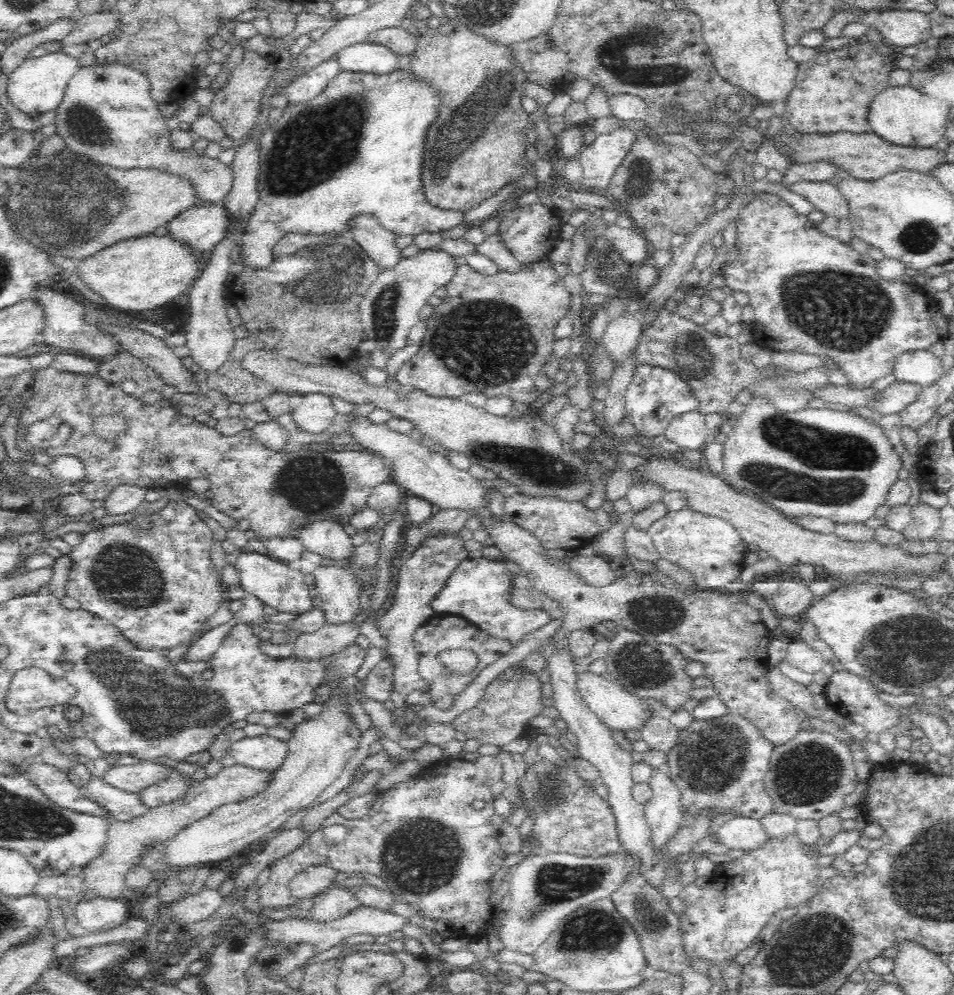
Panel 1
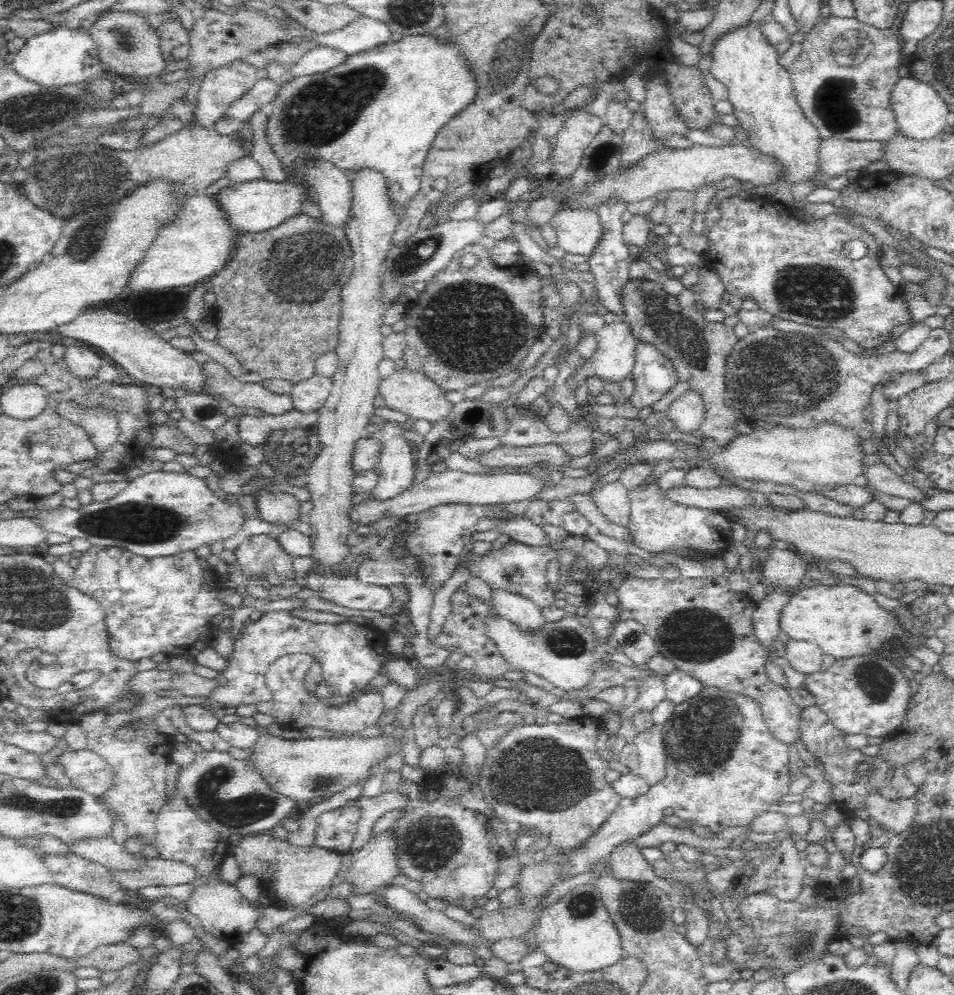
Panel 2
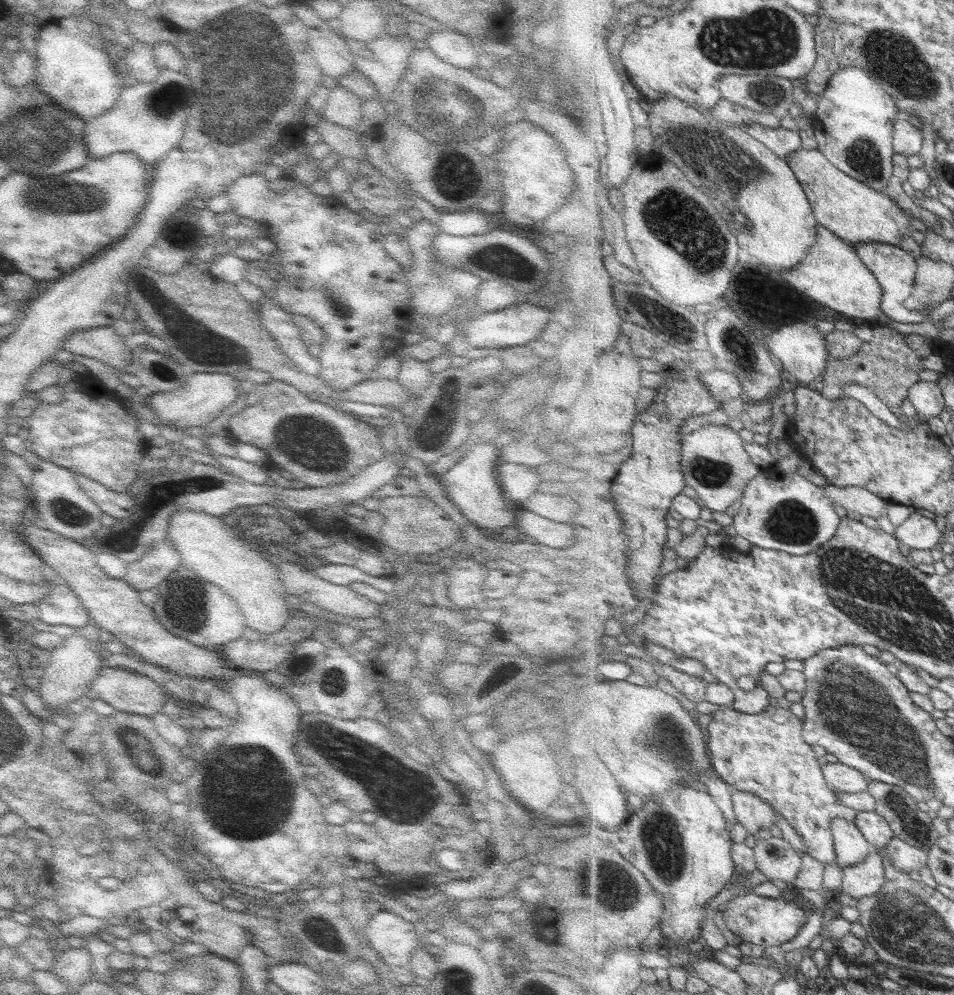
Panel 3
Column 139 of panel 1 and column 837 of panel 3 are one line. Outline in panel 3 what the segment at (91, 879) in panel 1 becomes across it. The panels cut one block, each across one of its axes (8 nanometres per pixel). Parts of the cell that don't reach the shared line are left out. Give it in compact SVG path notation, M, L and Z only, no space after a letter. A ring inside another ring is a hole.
M835 818L832 835L836 846L837 863L841 868L849 868L863 862L875 848L869 843L860 827L854 821Z

